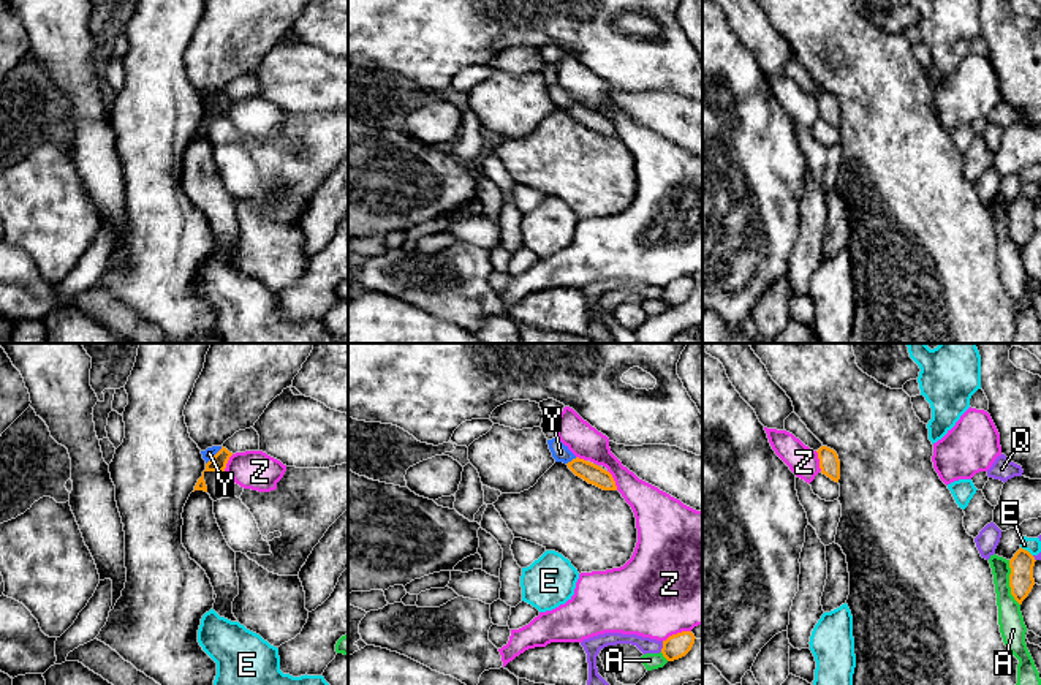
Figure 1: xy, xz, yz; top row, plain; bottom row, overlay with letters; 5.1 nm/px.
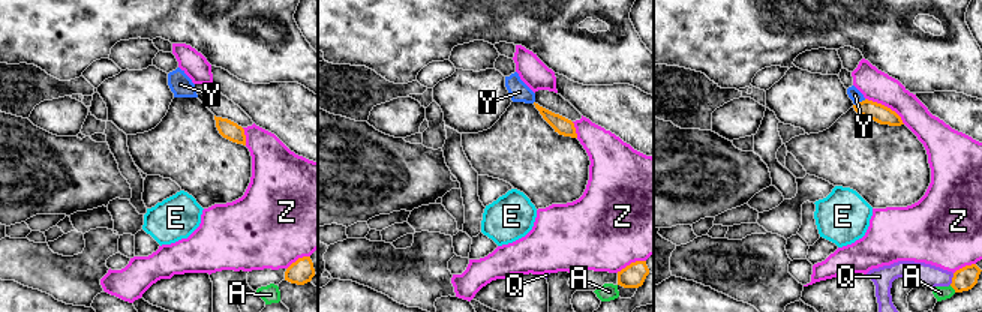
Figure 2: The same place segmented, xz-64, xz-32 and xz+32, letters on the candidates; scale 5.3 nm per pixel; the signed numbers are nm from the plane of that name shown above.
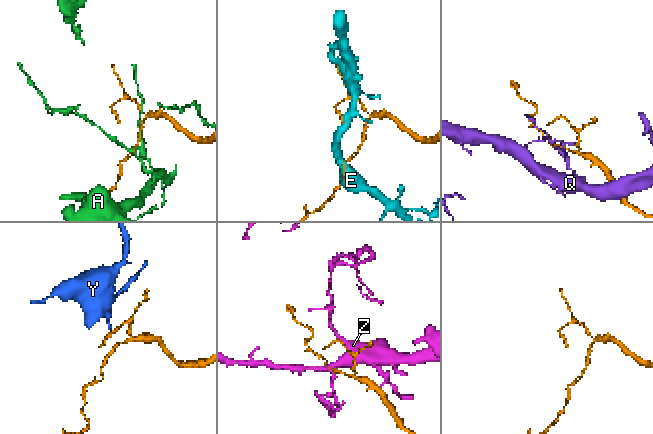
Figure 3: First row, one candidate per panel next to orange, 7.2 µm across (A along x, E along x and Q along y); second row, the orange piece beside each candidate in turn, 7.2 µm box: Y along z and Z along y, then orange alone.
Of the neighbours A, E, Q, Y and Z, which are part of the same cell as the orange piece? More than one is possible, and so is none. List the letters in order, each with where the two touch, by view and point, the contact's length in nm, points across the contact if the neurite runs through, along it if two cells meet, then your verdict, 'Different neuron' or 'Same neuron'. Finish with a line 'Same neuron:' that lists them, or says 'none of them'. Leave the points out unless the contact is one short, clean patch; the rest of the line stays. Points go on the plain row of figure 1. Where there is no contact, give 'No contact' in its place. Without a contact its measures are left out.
A: Touches orange at yz (1010, 228). Shared border 240 nm. Different neuron
E: Touches orange at yz (1027, 196). Shared border 80 nm. Different neuron
Q: Touches orange at xz (663, 291). Shared border 60 nm. Different neuron
Y: Touches orange at xy (214, 102). Shared border 130 nm. Boundary: xy (222, 92), (206, 109). Different neuron
Z: Touches orange at xz (677, 279). Shared border 160 nm. Different neuron
Same neuron: none of them

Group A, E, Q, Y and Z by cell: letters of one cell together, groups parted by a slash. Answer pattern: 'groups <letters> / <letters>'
groups A / E / Q / Y / Z

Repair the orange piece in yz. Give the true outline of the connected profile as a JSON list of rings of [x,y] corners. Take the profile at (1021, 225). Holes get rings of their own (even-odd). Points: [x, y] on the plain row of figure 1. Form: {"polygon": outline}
{"polygon": [[[1022,193],[1009,206],[1011,240],[1019,250],[1022,250],[1022,247],[1028,242],[1028,239],[1035,231],[1035,225],[1033,225],[1035,207],[1036,207],[1035,202]]]}

